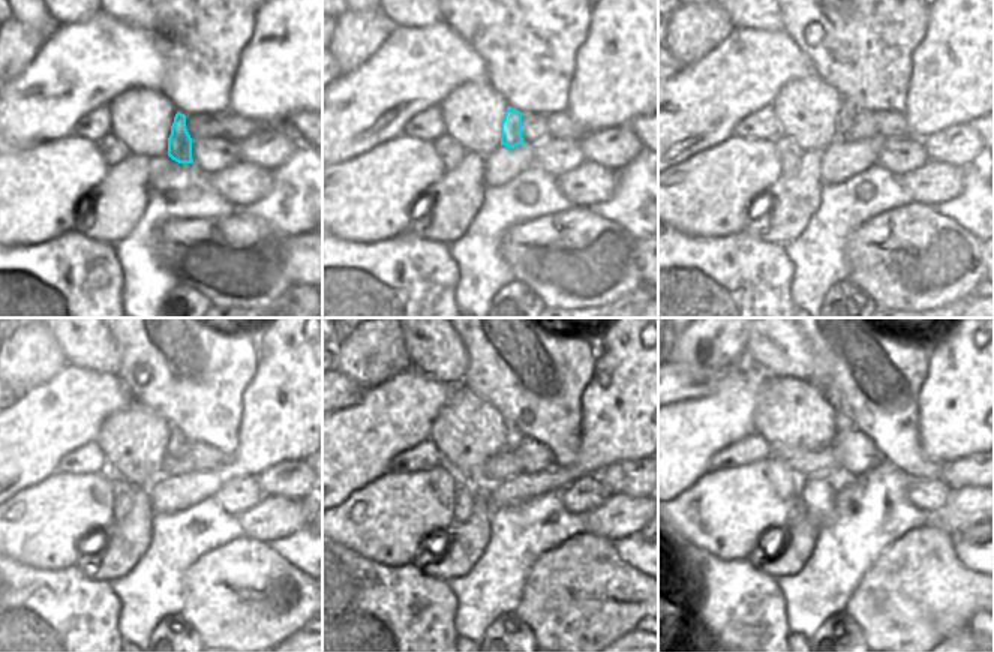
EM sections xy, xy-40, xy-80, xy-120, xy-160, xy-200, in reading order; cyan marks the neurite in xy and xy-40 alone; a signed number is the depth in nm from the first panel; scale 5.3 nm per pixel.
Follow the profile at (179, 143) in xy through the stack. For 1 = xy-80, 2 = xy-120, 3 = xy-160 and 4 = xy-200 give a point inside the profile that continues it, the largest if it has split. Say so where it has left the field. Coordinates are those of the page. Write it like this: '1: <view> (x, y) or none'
1: xy-80 (847, 114)
2: xy-120 (177, 444)
3: xy-160 (513, 438)
4: xy-200 (844, 424)

